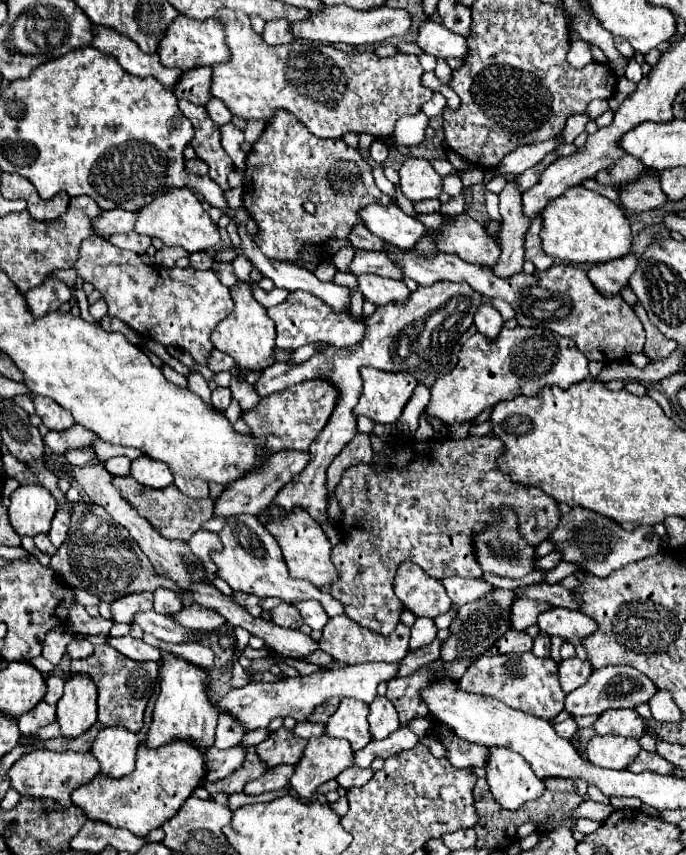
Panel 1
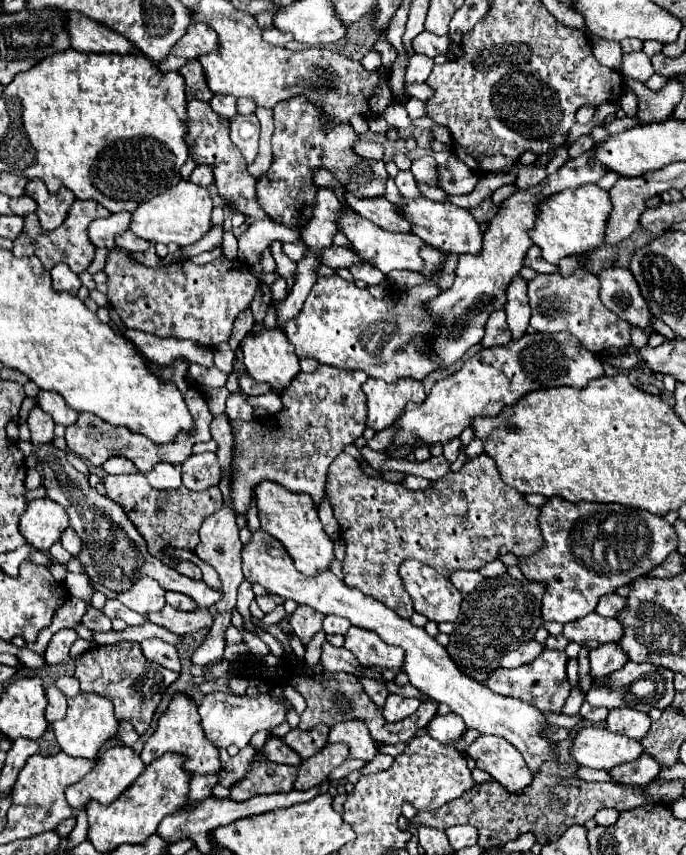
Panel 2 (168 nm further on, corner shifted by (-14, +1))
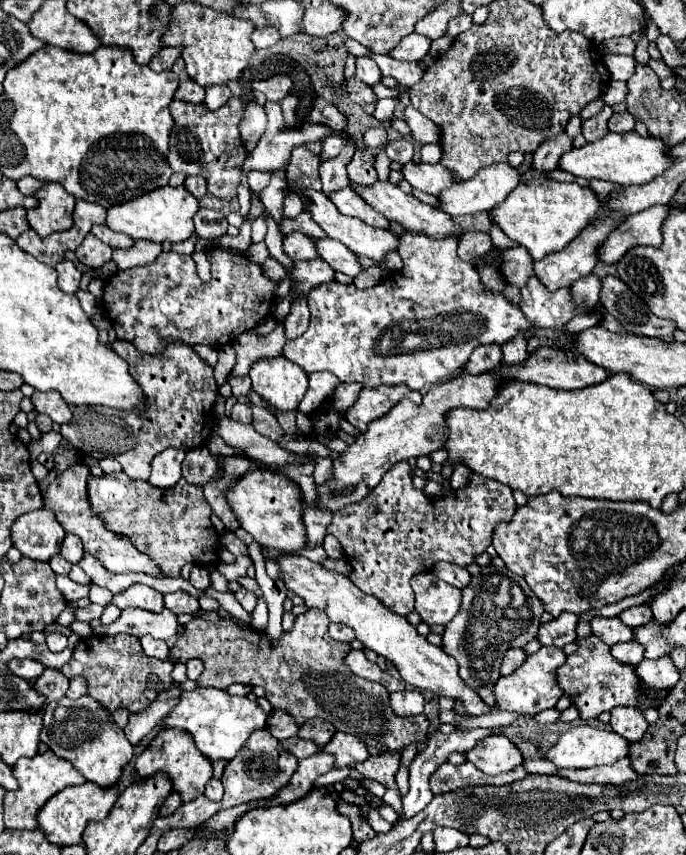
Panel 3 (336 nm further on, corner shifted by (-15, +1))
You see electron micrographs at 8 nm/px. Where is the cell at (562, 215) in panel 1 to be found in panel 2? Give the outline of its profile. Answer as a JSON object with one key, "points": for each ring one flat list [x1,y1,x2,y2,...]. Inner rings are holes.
{"points":[[584,184,576,190,562,190,540,204,540,214,530,238,542,248,542,258,558,264,566,256,582,256,604,246,604,234,610,220,610,194,598,184]]}

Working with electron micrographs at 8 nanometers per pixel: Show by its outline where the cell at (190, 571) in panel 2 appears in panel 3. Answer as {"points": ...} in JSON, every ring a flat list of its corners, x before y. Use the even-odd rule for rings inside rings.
{"points":[[193,566,189,582,197,590,207,590,209,588,209,572,205,568,201,568,201,566]]}

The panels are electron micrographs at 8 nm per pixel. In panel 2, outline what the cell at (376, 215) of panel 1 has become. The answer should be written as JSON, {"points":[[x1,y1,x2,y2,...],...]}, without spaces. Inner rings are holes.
{"points":[[346,194,346,200,354,212,362,214,364,218,370,218,370,222,380,226,382,230,412,232,412,226,406,220,406,216,400,212,400,208,388,202,386,198,362,198,360,200,352,194]]}

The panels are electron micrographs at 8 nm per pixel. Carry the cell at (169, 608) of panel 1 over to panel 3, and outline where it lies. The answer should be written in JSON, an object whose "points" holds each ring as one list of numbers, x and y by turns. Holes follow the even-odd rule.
{"points":[[183,590,167,594,163,602,165,602,165,608,171,610,173,614,195,614,199,610,197,598,193,598,191,594,187,594]]}

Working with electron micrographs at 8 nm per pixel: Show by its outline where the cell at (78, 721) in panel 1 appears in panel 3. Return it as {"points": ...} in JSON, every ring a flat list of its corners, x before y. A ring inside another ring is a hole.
{"points":[[87,694,77,700,69,700,65,696,45,708,41,742,47,744,55,756,71,762,79,774,99,788,111,788,119,780,123,766,133,756,133,746,125,738,123,730,115,726,111,712]]}

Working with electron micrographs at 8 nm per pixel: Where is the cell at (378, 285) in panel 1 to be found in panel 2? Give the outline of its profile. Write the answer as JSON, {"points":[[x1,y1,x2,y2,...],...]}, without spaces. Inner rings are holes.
{"points":[[356,264,350,268,350,272,356,280,362,280,368,286,370,284,382,284,386,280,386,276,382,272,378,272,376,266,370,266,370,264]]}

